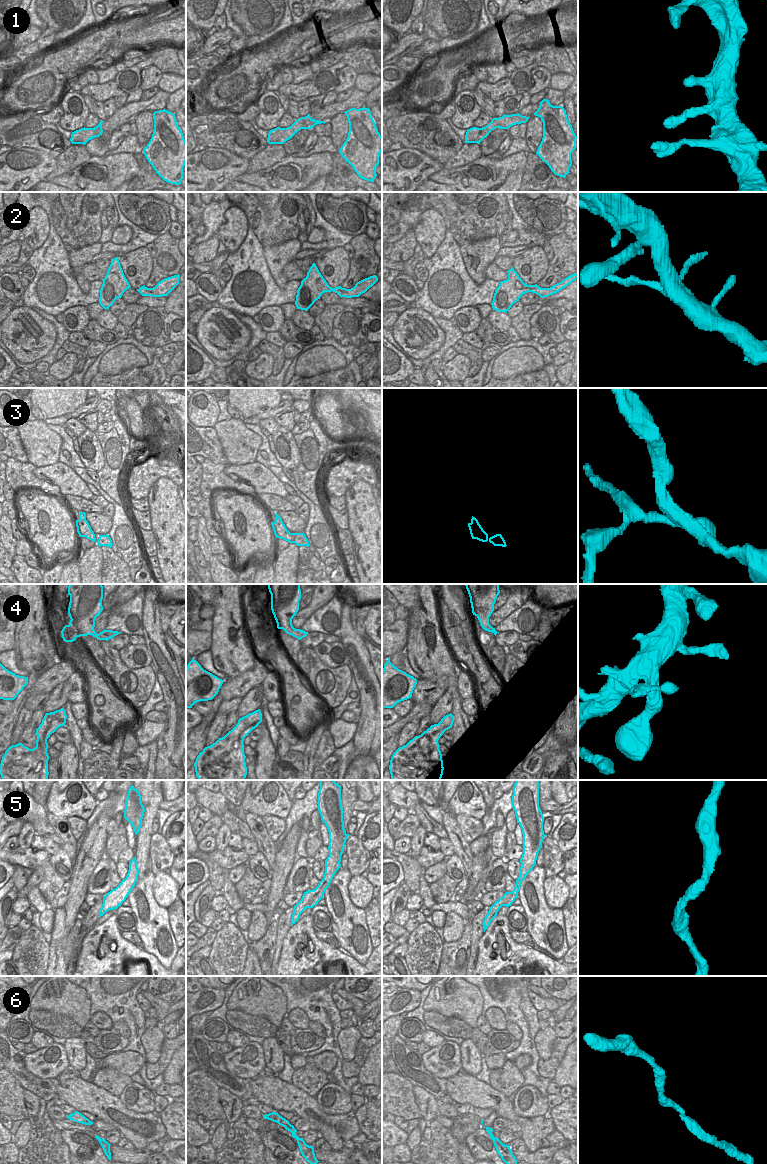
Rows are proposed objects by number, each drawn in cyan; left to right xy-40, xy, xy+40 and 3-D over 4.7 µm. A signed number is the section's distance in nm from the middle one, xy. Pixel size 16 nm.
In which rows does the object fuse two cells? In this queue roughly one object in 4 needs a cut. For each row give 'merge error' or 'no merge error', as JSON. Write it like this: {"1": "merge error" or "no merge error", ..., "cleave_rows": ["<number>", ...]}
{"1": "no merge error", "2": "merge error", "3": "merge error", "4": "no merge error", "5": "no merge error", "6": "no merge error", "cleave_rows": ["2", "3"]}

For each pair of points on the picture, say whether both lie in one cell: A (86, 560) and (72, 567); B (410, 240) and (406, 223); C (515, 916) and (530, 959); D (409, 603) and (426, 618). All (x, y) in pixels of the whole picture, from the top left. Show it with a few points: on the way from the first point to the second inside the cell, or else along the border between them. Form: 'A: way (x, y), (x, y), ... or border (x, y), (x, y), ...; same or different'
A: border (75, 559), (80, 573); different
B: border (414, 229), (409, 229), (393, 243); different
C: border (505, 915), (510, 931); different
D: border (419, 594), (419, 600), (410, 612); different

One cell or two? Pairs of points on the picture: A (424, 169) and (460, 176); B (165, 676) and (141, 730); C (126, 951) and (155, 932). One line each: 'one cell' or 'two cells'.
A: two cells
B: two cells
C: two cells

